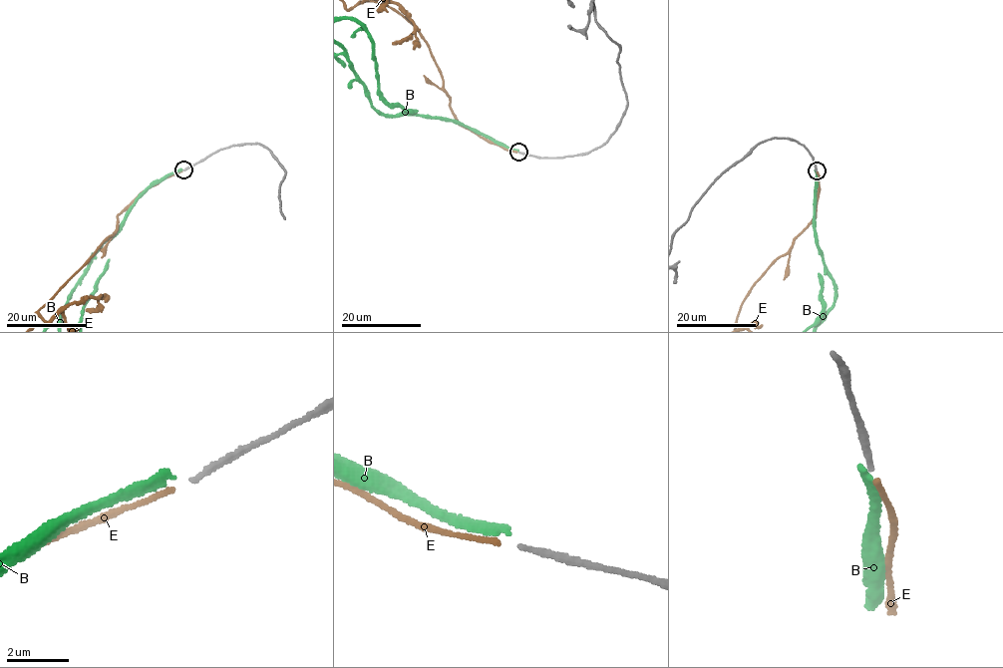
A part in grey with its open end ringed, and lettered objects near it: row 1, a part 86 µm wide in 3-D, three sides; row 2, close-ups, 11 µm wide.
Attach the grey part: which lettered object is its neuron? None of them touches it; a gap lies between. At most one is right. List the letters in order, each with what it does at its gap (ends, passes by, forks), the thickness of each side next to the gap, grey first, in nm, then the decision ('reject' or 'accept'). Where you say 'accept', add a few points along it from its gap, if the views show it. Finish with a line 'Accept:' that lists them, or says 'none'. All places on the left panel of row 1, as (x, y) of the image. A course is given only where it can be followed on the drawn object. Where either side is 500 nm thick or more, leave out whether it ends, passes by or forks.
B: it ends; calibres 170 and 240 nm; reject
E: it ends; calibres 170 and 160 nm; accept
Accept: E

